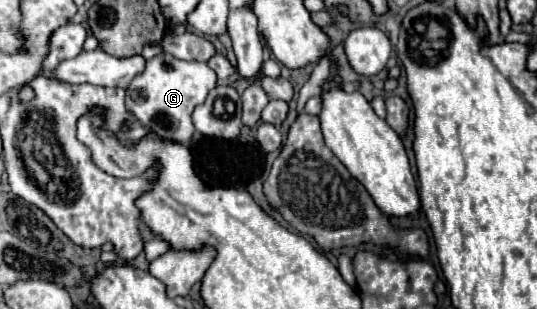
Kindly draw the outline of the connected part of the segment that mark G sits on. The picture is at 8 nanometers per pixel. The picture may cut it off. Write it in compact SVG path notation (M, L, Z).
M158 54L148 60L142 74L138 74L126 90L126 108L136 120L166 140L188 142L194 134L192 112L206 100L206 94L216 86L216 74L206 62L184 62L172 54Z

